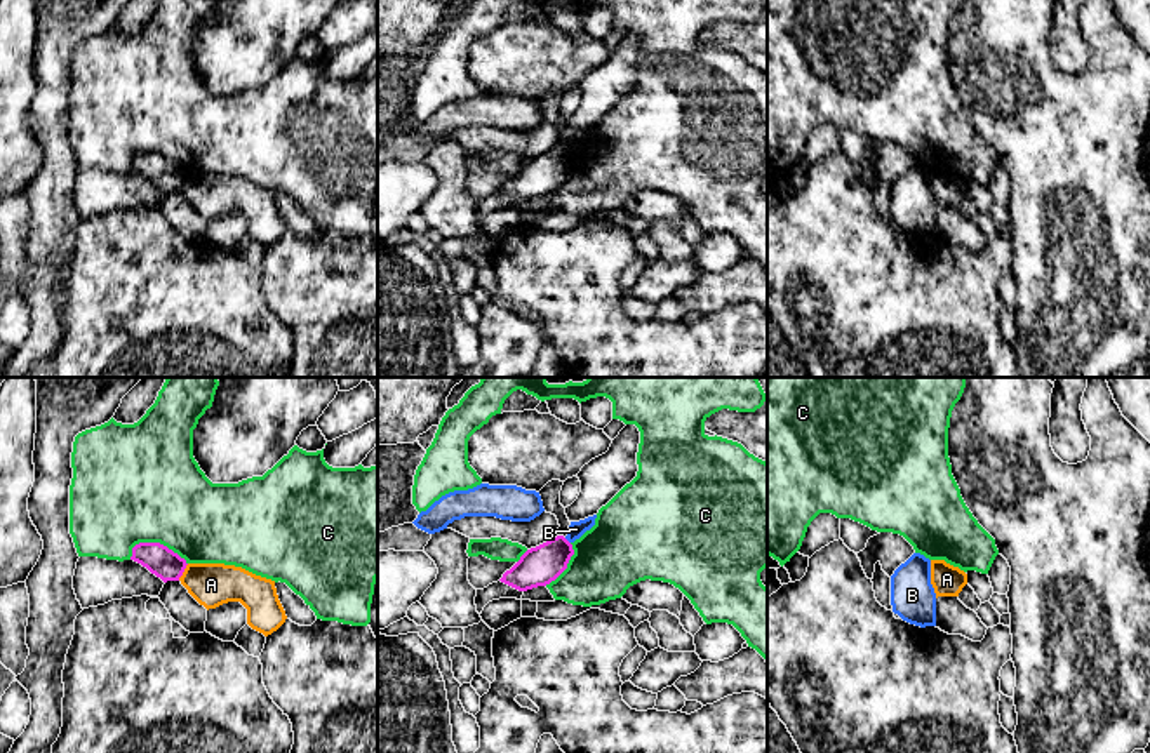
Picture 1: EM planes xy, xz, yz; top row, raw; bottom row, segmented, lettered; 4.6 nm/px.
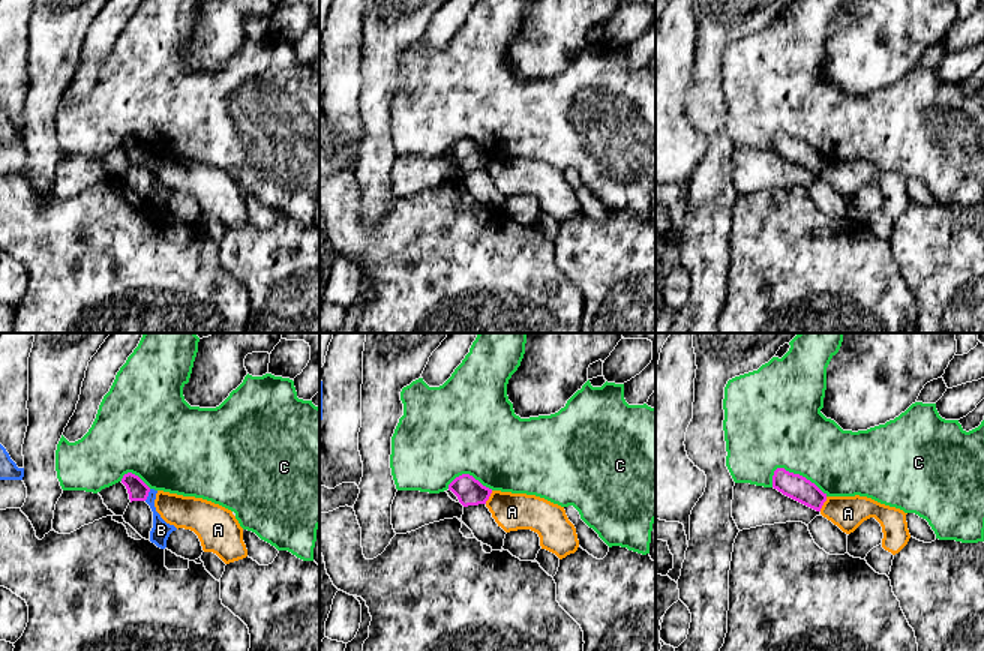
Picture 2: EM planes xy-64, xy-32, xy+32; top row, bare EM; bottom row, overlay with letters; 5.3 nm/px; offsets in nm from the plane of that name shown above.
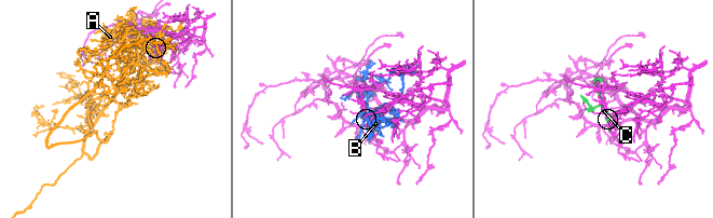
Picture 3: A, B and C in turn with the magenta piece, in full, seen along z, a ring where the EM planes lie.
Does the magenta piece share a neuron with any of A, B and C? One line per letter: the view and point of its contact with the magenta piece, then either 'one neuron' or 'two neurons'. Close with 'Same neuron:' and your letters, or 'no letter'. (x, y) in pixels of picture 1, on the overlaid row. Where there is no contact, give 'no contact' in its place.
A: meets magenta in xy at (183, 571); two neurons
B: meets magenta in xz at (568, 541); two neurons
C: meets magenta in xy at (159, 543); two neurons
Same neuron: no letter

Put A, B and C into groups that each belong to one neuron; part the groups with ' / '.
A / B / C

